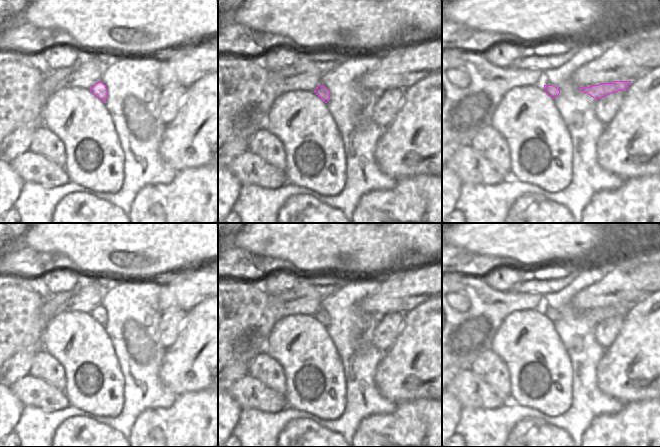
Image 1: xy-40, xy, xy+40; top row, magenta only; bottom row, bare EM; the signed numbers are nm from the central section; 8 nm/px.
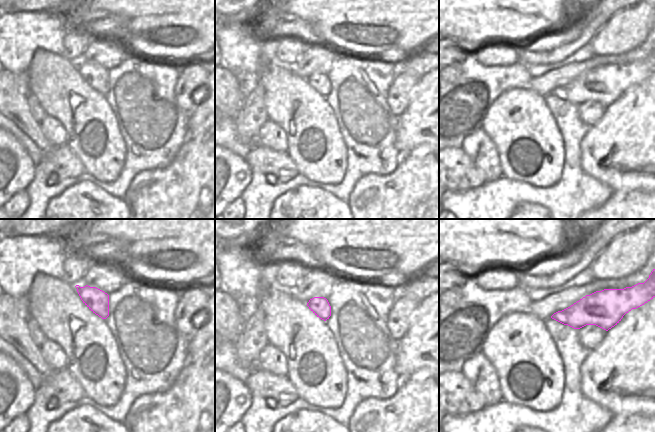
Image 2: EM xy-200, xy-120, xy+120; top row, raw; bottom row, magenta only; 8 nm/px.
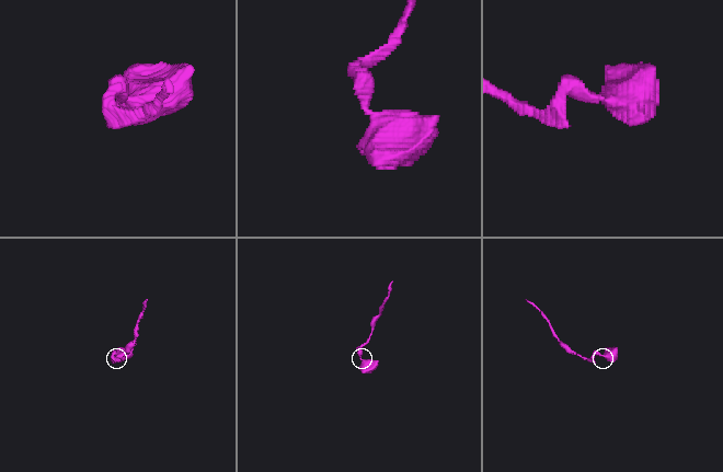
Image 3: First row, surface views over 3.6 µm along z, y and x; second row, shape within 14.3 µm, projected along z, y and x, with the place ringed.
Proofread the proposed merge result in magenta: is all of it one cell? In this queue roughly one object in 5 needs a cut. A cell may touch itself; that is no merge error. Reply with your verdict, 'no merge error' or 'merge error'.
no merge error

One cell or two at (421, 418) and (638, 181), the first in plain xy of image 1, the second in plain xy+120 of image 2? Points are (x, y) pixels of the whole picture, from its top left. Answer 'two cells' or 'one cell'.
two cells

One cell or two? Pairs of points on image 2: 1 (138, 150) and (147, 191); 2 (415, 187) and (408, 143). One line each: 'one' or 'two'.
1: two
2: two

